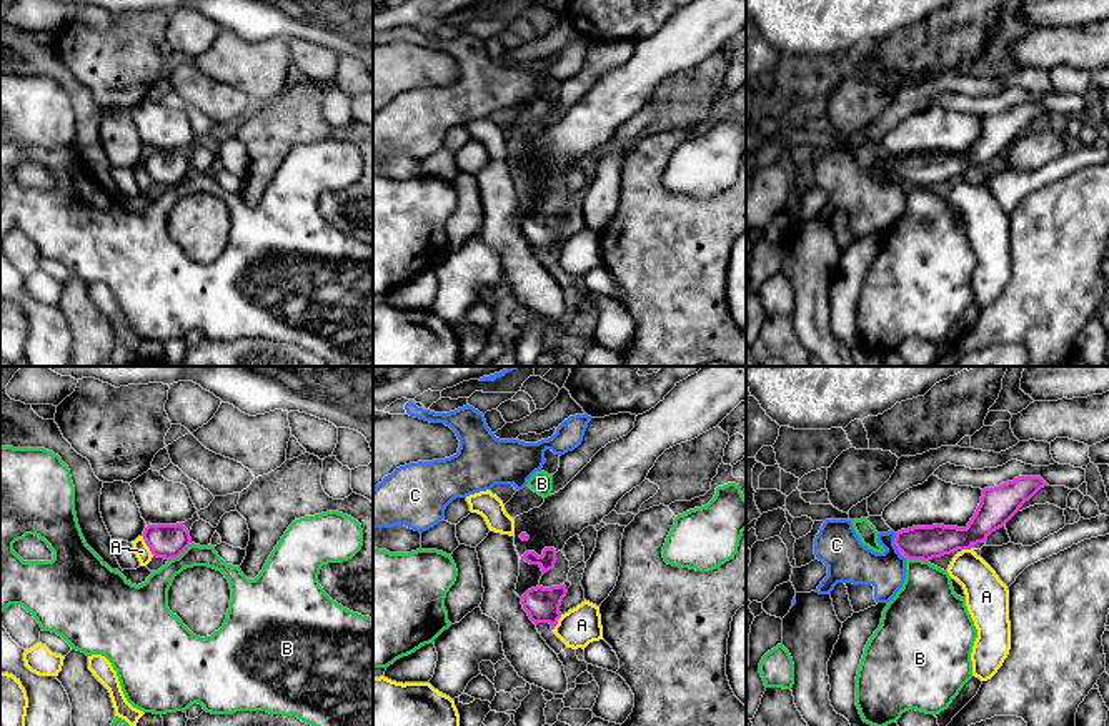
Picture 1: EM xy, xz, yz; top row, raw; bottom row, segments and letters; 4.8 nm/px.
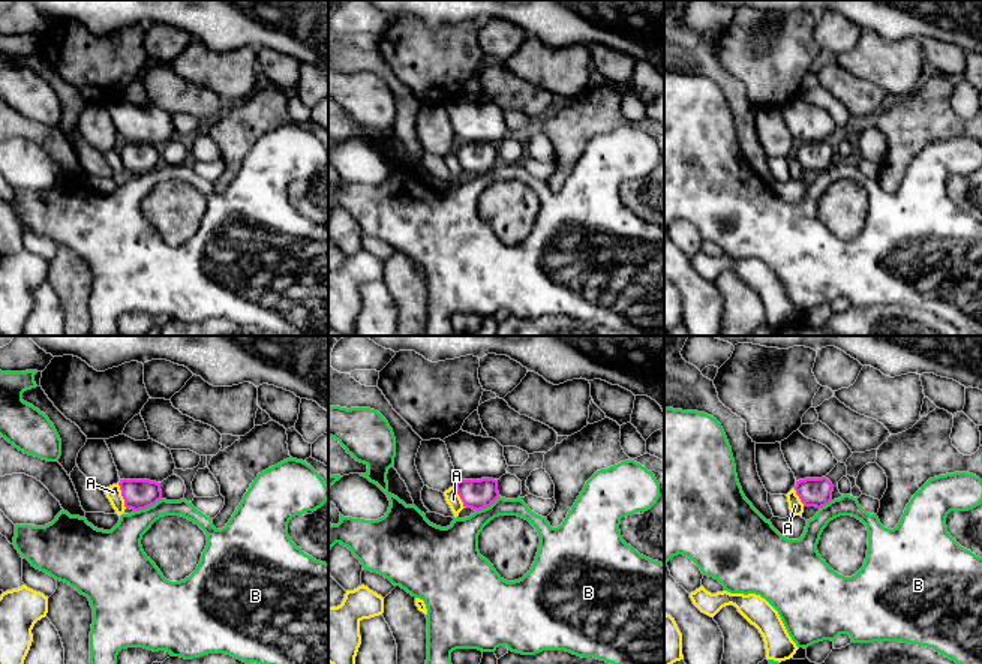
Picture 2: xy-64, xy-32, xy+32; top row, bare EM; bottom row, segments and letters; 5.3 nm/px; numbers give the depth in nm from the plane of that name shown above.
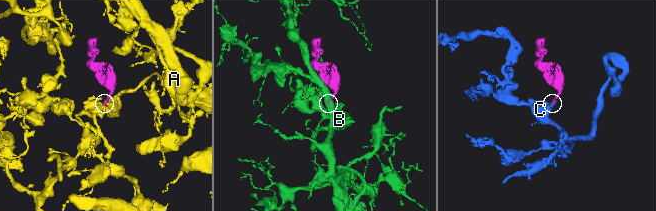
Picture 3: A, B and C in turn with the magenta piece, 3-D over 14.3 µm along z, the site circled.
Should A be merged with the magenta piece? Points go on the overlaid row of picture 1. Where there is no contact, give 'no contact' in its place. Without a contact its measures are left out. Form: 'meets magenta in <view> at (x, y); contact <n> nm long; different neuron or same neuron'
meets magenta in xy at (147, 545); contact 120 nm long; different neuron

